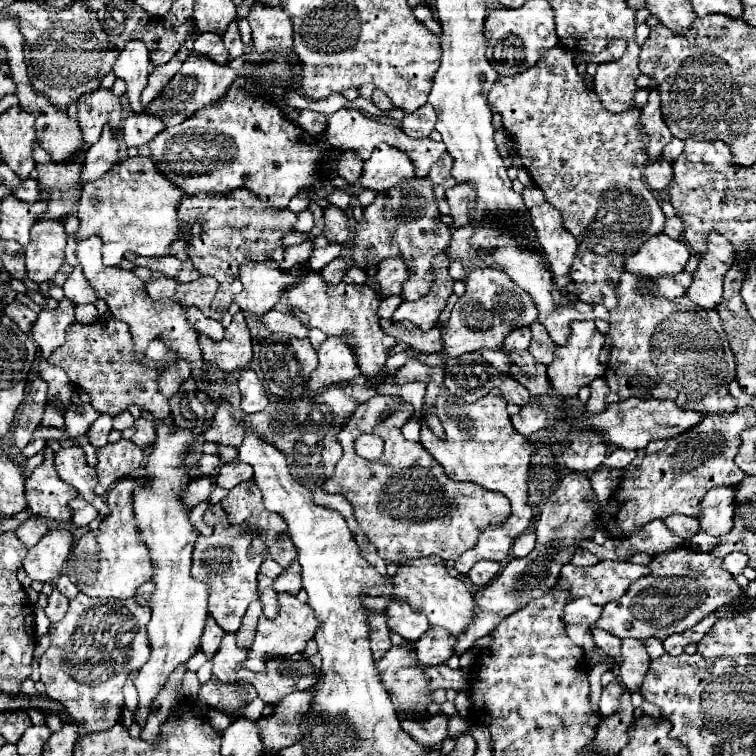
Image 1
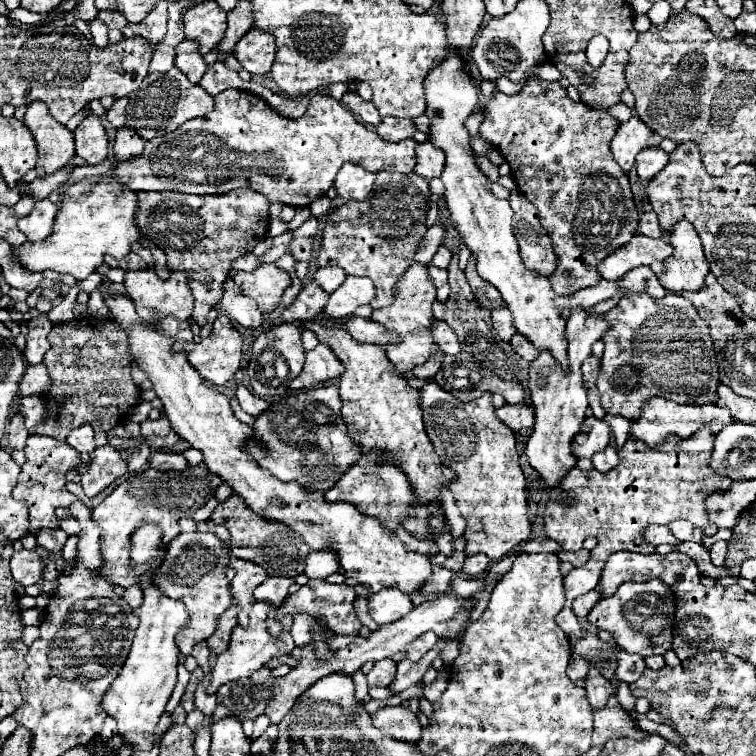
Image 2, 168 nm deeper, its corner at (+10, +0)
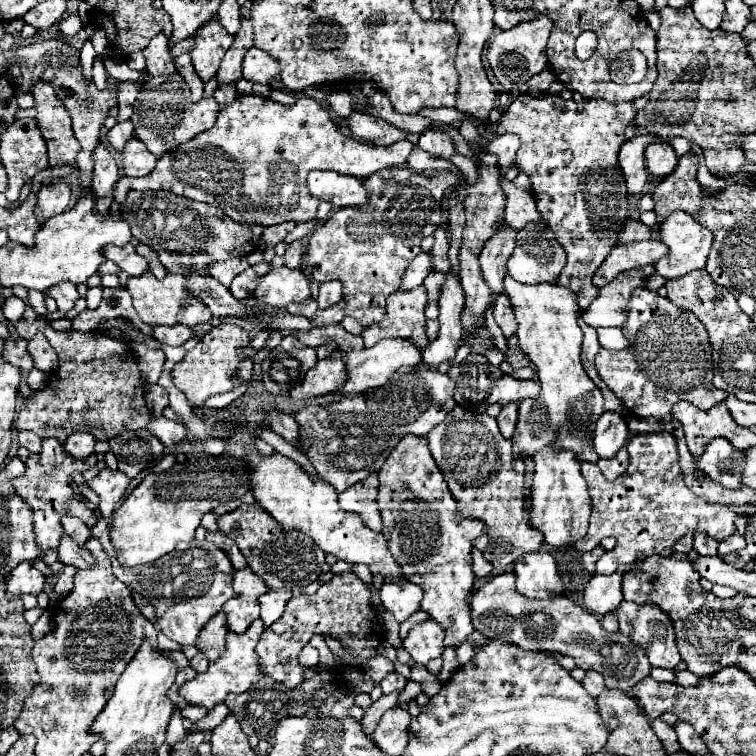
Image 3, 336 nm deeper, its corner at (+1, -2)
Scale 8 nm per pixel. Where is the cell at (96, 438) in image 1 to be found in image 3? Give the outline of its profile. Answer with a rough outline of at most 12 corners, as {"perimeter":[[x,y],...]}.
{"perimeter":[[73,433],[63,449],[77,459],[93,453],[91,433]]}

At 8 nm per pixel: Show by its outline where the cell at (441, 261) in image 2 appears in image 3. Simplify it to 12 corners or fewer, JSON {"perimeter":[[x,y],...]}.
{"perimeter":[[437,227],[431,249],[433,271],[449,271],[447,233]]}

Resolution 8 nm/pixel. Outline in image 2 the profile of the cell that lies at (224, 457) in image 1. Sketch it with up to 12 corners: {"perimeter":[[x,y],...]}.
{"perimeter":[[98,291],[172,429],[250,509],[286,523],[372,593],[420,593],[426,555],[352,503],[284,483],[176,339]]}

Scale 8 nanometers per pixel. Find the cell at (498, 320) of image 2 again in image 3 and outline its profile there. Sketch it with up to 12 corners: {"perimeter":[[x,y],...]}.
{"perimeter":[[505,293],[495,299],[493,317],[505,337],[515,335],[515,313]]}

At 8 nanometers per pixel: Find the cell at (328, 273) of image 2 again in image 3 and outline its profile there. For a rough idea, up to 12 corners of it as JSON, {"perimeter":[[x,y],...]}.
{"perimeter":[[325,281],[319,287],[319,309],[333,307],[343,297],[339,281]]}

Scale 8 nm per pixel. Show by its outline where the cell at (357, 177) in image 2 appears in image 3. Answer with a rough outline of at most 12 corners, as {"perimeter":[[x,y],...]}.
{"perimeter":[[311,171],[307,187],[335,209],[367,203],[363,179]]}

